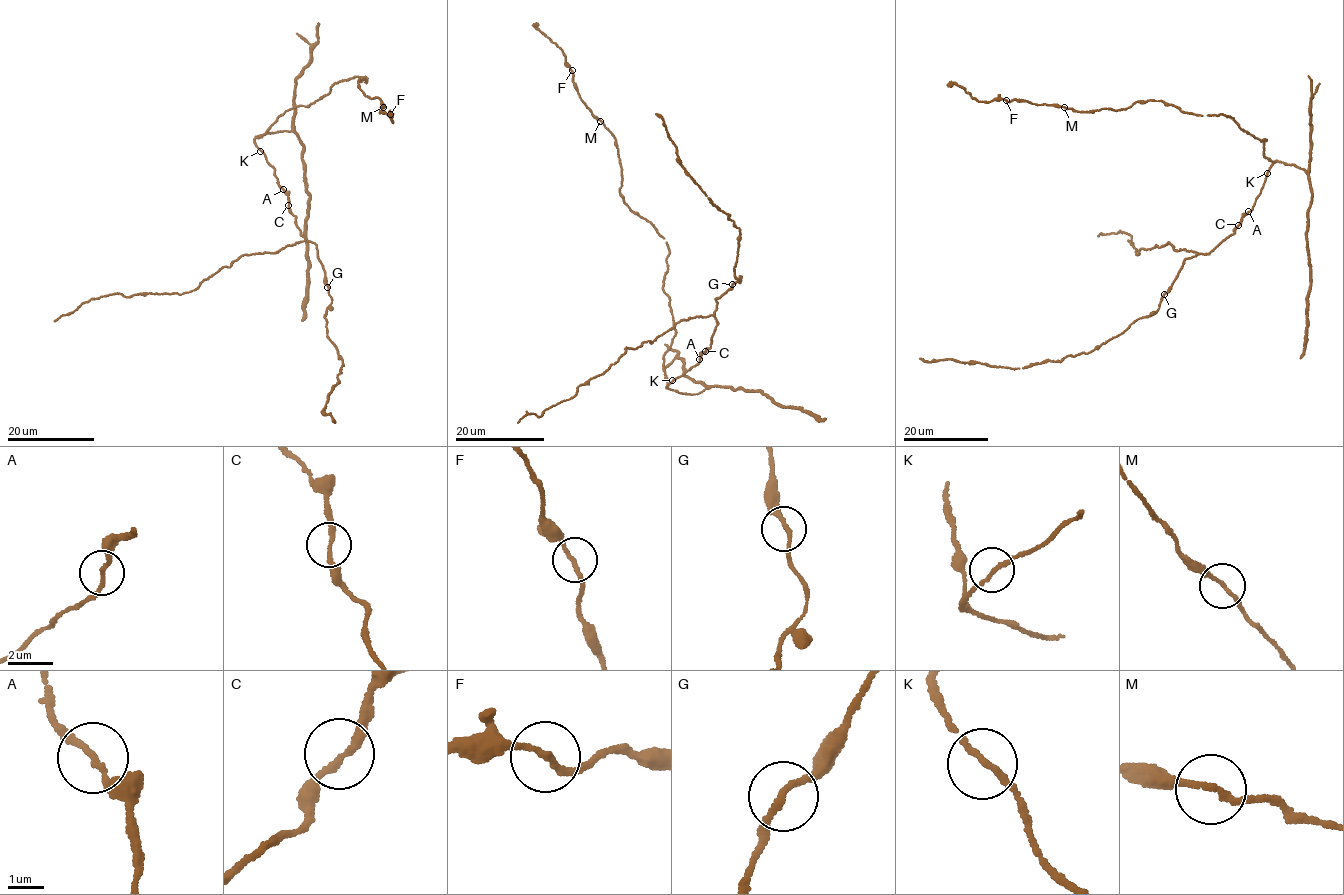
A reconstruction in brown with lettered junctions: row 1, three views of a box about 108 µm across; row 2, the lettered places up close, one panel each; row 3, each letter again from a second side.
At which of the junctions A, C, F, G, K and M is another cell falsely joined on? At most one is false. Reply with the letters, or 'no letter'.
no letter

